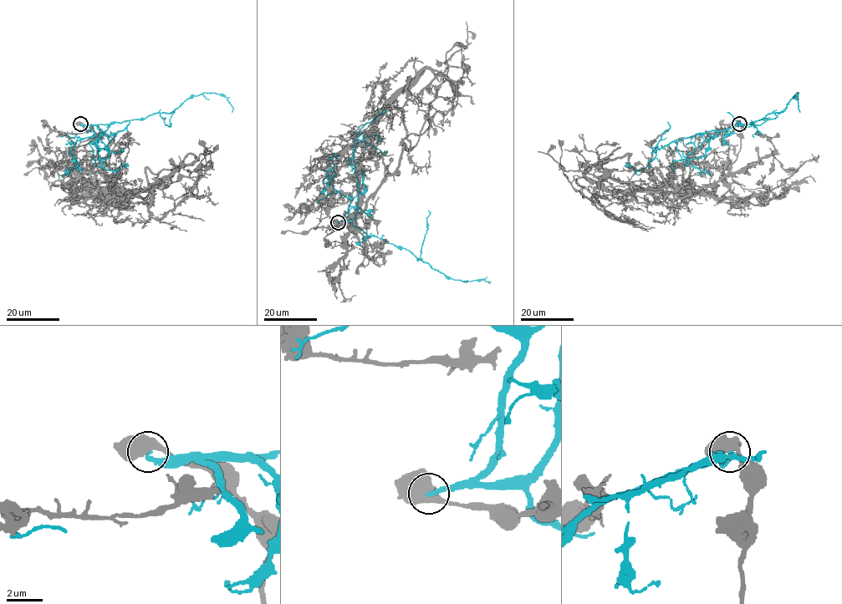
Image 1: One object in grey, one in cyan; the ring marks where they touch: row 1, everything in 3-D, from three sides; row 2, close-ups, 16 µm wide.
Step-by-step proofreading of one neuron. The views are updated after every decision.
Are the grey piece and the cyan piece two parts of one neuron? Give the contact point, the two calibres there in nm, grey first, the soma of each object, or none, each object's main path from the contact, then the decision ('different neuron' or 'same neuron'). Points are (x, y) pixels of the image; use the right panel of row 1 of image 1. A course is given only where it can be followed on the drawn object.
place (739, 124); calibres 650 and 280 nm; soma grey none; soma cyan none; course grey (738, 124), (731, 169), (683, 197), (633, 185), (630, 154), (576, 181), (618, 203); course cyan (739, 124), (750, 124), (768, 114), (782, 112), (797, 93), (799, 112); different neuron

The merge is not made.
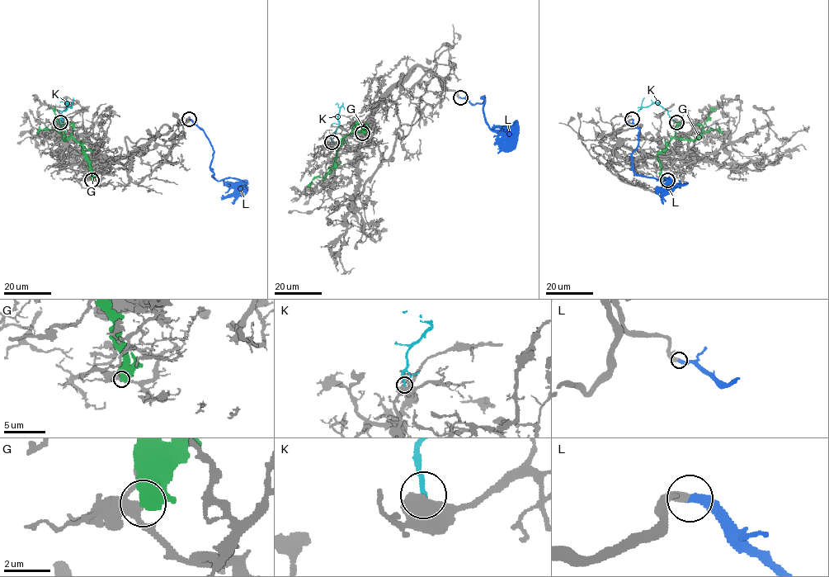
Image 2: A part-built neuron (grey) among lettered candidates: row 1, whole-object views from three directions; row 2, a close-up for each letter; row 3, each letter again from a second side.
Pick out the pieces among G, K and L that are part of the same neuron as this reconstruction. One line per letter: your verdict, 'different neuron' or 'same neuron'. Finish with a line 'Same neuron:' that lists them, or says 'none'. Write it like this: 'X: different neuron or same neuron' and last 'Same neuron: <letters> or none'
G: different neuron
K: different neuron
L: same neuron
Same neuron: L

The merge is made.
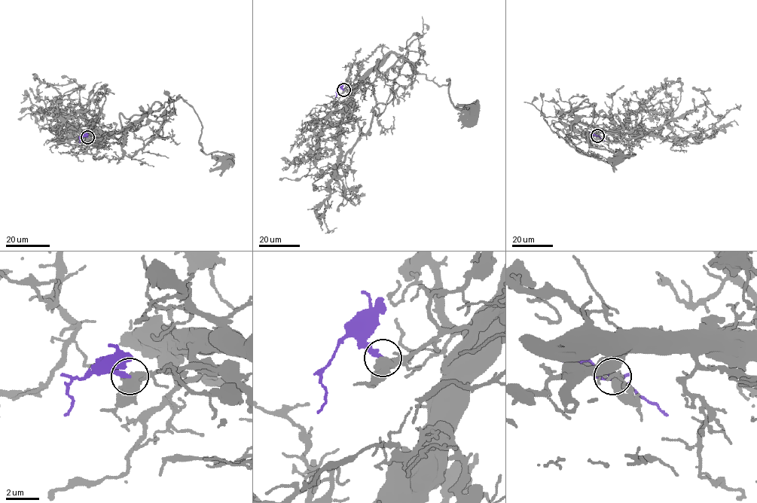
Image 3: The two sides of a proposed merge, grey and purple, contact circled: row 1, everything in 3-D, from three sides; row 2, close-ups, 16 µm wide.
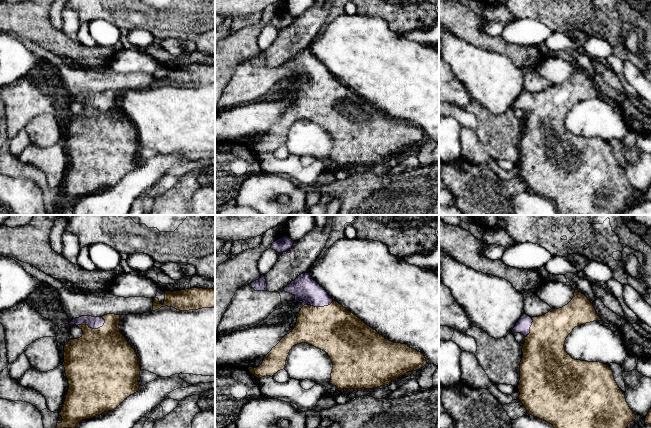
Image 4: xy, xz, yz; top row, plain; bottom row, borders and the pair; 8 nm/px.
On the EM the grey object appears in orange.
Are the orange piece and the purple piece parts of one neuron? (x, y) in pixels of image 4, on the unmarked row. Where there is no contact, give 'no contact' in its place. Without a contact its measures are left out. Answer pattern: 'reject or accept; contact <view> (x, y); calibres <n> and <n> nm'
accept; contact xy (91, 104); calibres 480 and 100 nm

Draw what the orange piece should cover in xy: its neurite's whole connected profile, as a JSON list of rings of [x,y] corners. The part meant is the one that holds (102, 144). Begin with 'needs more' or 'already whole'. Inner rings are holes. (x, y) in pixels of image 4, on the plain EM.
needs more | [[[107,90],[102,93],[81,92],[68,99],[69,101],[78,102],[82,106],[83,111],[78,115],[71,115],[64,122],[63,141],[69,164],[62,186],[59,189],[59,192],[61,192],[63,196],[61,199],[57,196],[56,207],[59,213],[61,212],[61,206],[63,204],[74,205],[82,196],[112,187],[127,173],[139,166],[138,153],[141,145],[138,139],[138,133],[133,123],[120,108],[119,99],[120,91],[115,90]]]

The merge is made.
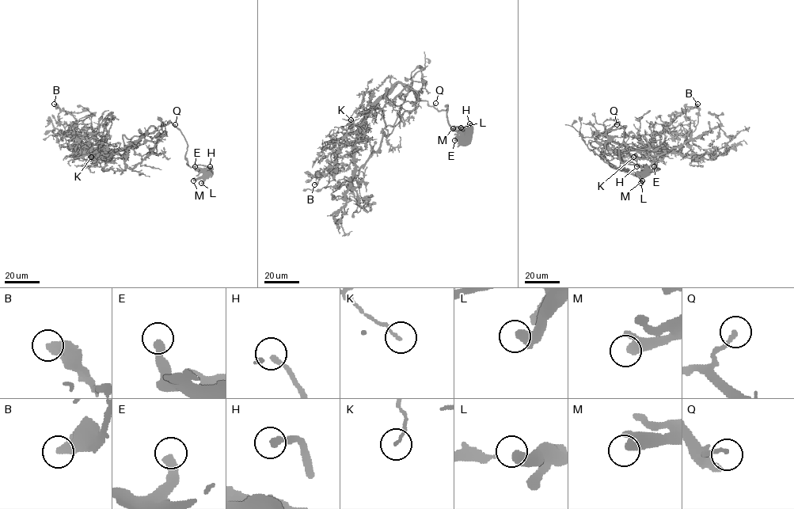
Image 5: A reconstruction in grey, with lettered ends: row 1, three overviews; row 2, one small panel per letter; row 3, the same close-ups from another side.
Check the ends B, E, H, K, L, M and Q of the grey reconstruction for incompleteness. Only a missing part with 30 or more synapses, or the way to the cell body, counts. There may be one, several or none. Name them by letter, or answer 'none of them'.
B

